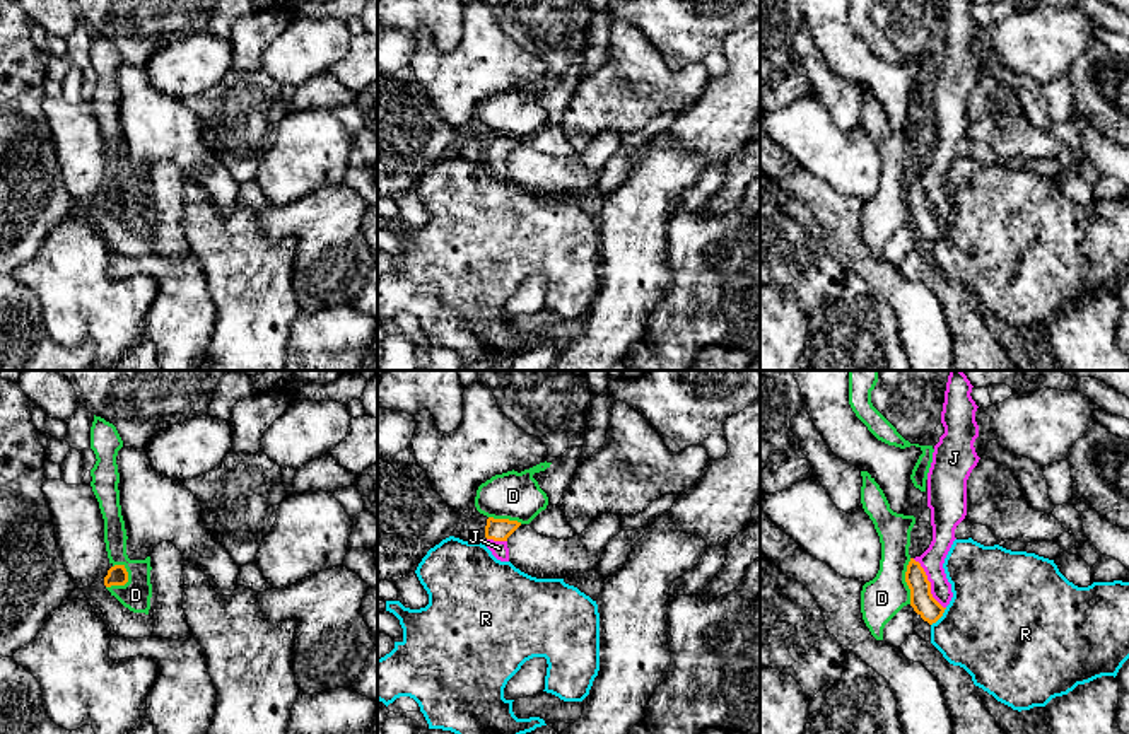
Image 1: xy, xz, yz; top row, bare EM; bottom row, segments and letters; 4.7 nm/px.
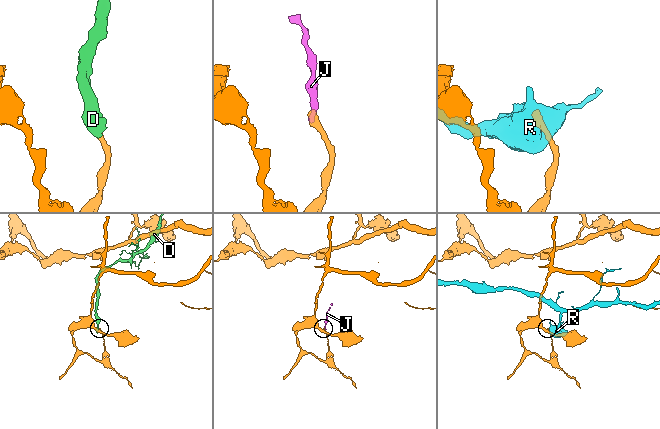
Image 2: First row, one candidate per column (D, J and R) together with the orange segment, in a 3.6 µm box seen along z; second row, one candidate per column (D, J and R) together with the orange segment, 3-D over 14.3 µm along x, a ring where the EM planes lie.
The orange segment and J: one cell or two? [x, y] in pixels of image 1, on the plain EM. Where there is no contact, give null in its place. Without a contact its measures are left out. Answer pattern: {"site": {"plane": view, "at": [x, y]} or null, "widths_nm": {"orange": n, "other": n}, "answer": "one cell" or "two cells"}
{"site": {"plane": "yz", "at": [930, 200]}, "widths_nm": {"orange": 110, "other": 110}, "answer": "one cell"}

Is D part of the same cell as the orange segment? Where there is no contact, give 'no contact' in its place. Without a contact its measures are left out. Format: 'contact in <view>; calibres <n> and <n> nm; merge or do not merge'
contact in xy; calibres 100 and 150 nm; do not merge

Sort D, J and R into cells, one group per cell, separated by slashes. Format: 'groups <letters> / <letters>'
groups D / J / R

